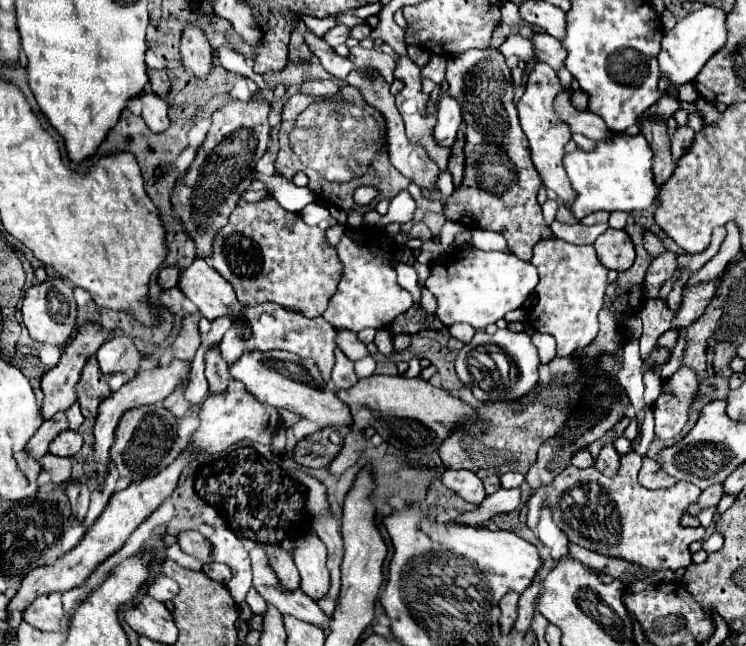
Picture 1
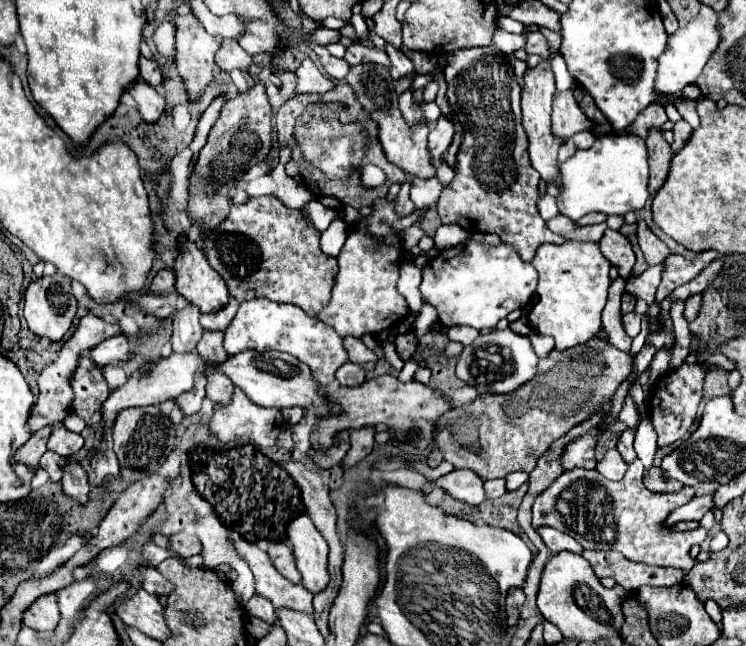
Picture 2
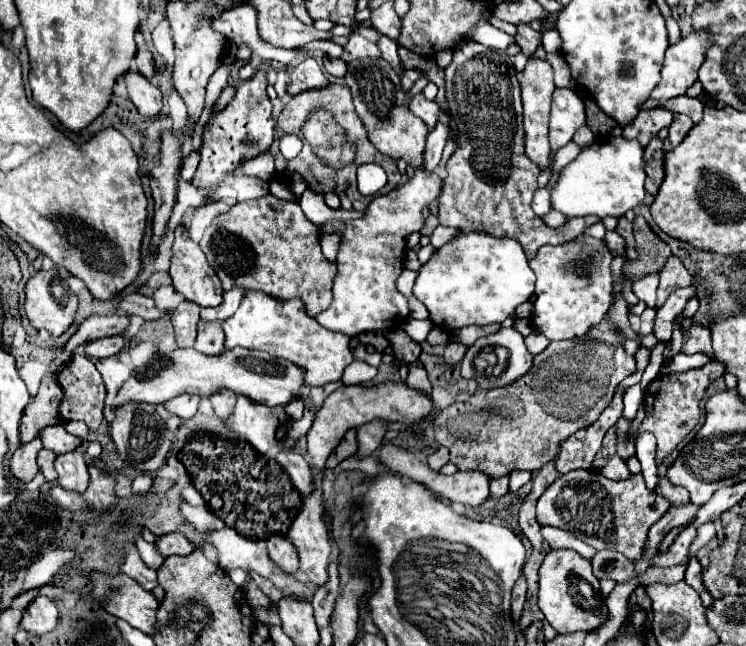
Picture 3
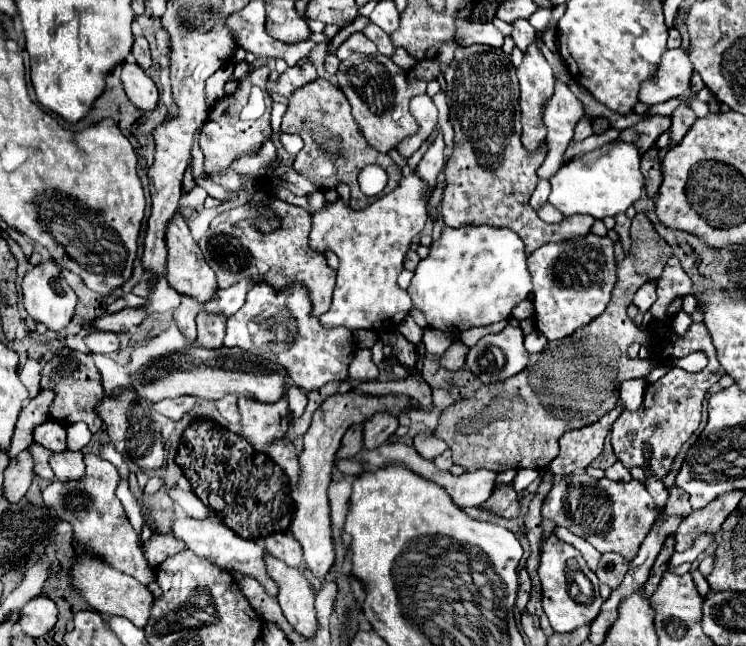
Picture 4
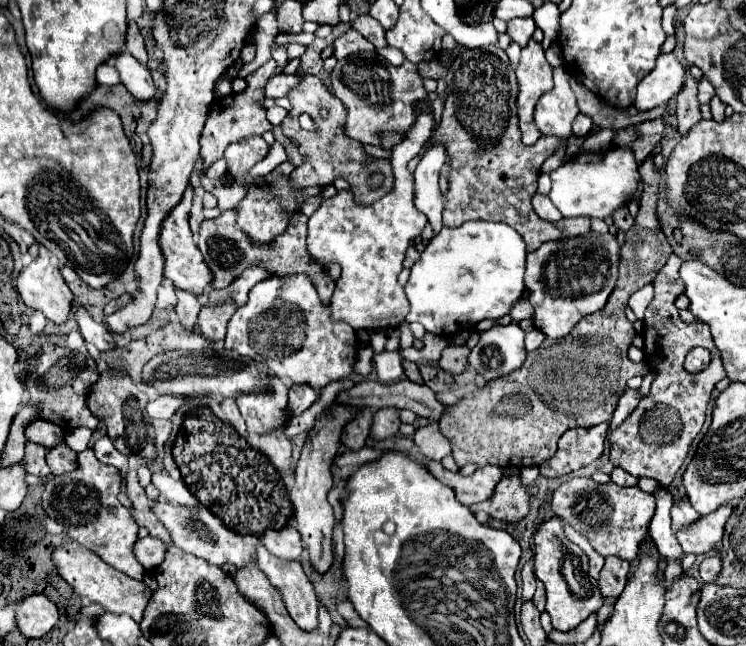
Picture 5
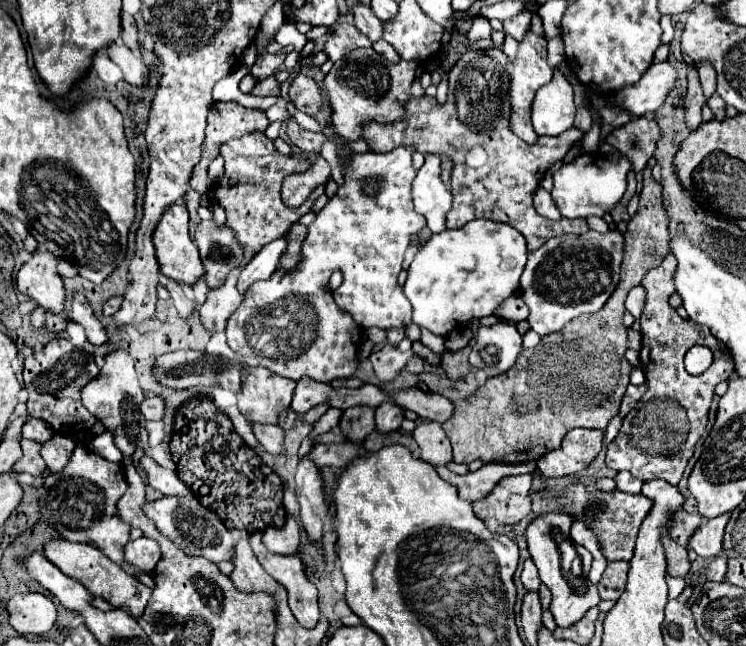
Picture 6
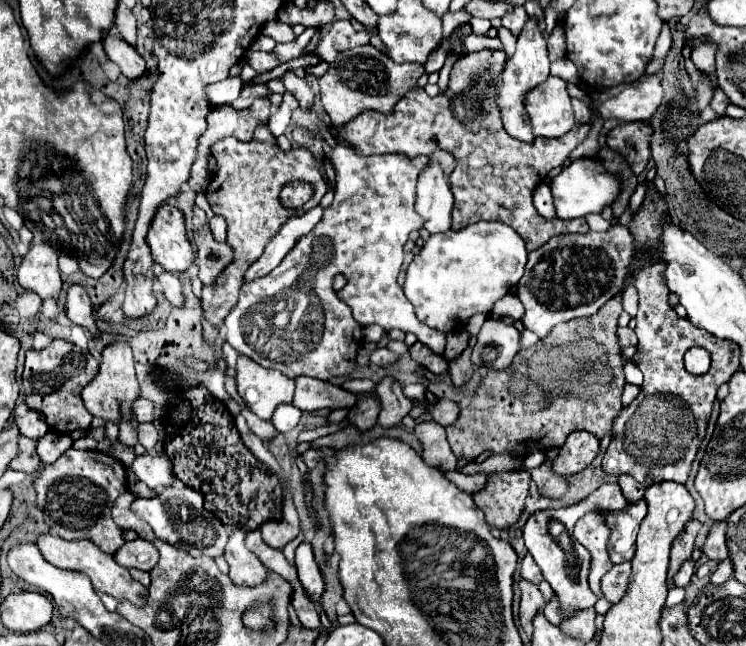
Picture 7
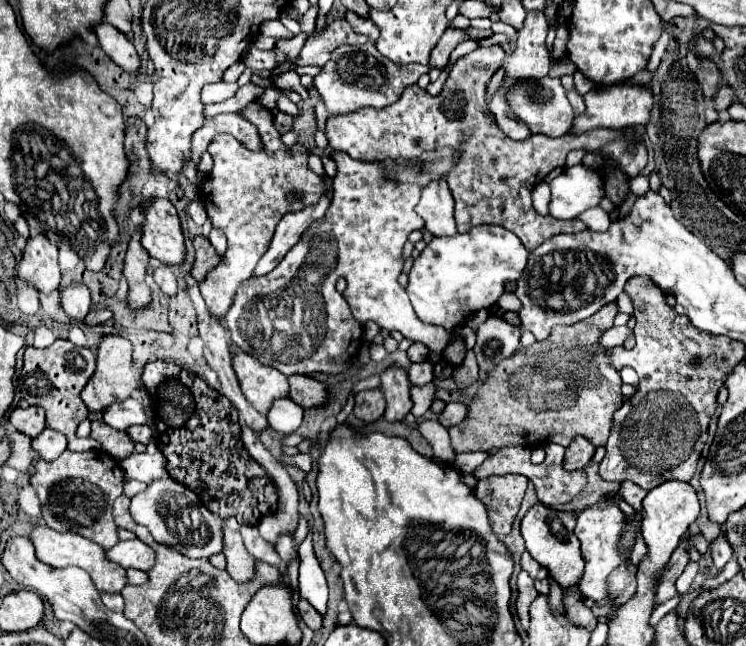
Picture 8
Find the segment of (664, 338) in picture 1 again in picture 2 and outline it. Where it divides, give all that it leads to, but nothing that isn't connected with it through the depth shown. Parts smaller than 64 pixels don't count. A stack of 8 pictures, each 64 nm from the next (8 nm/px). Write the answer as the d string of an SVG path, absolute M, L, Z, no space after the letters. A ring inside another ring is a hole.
M665 332L651 333L646 339L646 344L654 346L657 350L662 348L671 348L673 342L674 334L666 334Z

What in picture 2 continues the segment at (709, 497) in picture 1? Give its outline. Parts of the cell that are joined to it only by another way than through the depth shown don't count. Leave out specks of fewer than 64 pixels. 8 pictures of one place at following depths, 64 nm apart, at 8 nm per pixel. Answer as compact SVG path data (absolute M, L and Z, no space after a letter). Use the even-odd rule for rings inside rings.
M700 496L700 498L692 498L690 502L678 506L676 510L672 510L666 520L664 520L664 528L674 526L676 522L684 522L684 520L700 520L712 506L712 496Z

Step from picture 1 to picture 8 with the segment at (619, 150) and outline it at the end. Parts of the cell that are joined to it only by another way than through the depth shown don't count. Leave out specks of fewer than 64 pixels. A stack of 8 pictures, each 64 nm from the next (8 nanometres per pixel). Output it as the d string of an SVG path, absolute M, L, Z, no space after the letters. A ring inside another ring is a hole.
M582 164L566 168L550 182L550 188L550 216L560 220L578 218L580 212L598 206L600 198L604 196L602 176L596 170L584 168Z

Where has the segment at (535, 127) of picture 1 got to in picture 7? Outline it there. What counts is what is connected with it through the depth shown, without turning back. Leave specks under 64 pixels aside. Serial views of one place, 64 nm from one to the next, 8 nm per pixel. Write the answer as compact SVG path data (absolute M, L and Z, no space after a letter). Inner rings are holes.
M530 18L524 26L524 30L518 36L518 48L516 54L506 62L506 68L502 72L502 86L496 92L496 104L502 116L502 124L504 130L522 142L532 142L534 134L530 128L530 120L526 118L526 112L522 108L522 98L524 94L534 88L536 84L540 84L542 80L546 80L550 74L550 60L548 60L548 52L546 52L546 38L542 34L542 30L538 28L538 20Z

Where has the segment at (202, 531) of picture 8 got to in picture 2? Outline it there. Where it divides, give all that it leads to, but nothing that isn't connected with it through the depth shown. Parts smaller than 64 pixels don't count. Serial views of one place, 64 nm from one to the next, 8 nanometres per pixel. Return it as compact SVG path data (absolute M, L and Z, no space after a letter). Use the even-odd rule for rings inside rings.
M232 534L232 542L234 548L238 552L238 556L242 560L246 560L246 564L250 566L254 580L256 580L256 588L258 594L268 598L276 608L292 608L292 610L300 610L300 612L308 612L312 614L312 592L306 592L306 588L302 588L302 584L290 584L290 580L284 580L282 574L274 568L274 564L268 558L268 552L264 548L260 548L254 542L248 542L242 536Z

